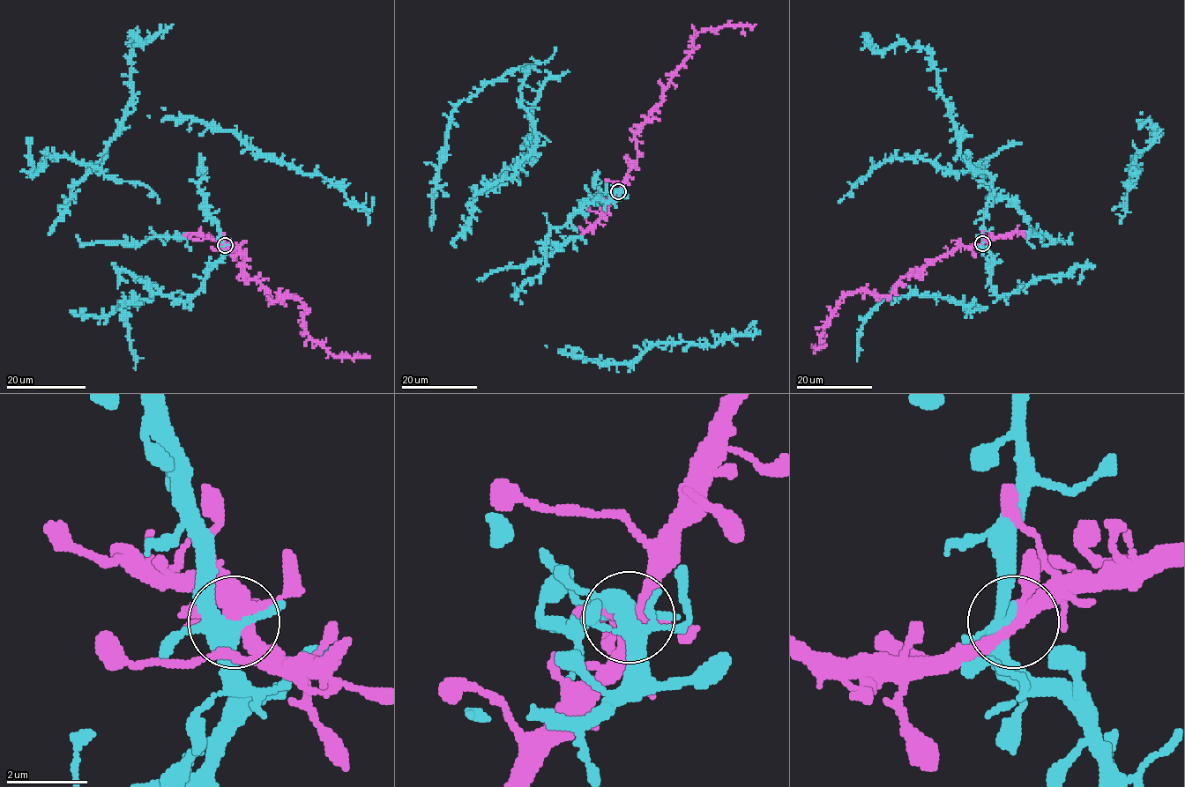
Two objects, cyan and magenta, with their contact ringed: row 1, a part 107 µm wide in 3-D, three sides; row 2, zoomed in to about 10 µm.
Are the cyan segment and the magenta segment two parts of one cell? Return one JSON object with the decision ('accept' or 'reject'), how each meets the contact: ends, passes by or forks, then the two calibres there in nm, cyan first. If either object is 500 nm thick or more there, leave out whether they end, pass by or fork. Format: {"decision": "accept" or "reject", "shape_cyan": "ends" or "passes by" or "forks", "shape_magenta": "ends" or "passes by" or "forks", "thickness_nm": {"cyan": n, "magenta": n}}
{"decision": "accept", "shape_cyan": "forks", "shape_magenta": "forks", "thickness_nm": {"cyan": 340, "magenta": 320}}

